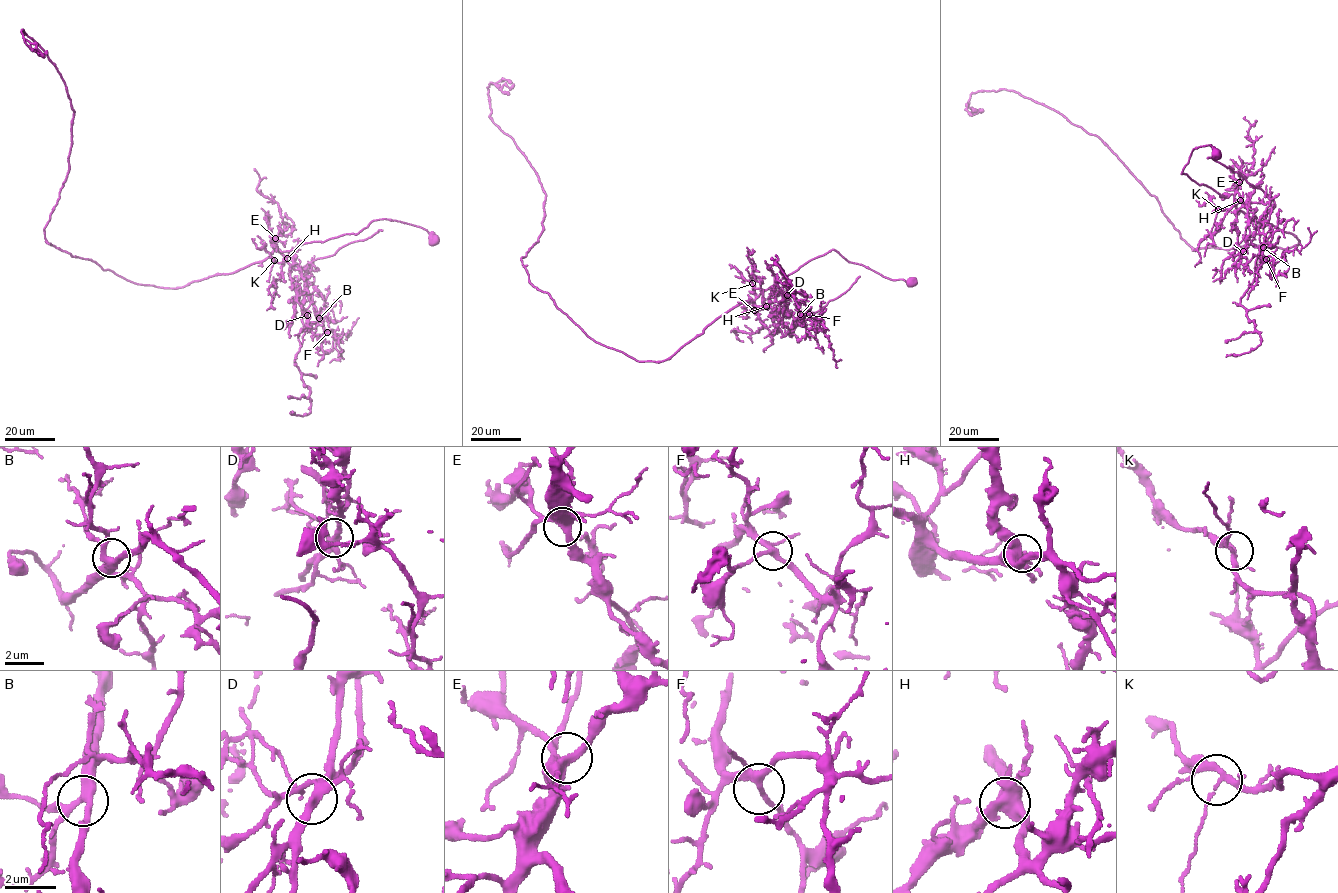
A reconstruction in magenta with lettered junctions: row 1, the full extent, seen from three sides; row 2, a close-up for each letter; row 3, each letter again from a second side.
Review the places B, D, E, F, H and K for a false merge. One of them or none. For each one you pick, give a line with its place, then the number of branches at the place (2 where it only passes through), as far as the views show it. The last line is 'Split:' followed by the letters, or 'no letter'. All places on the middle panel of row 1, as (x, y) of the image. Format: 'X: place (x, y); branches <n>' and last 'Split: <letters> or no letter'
D: place (787, 295); branches 4
Split: D

